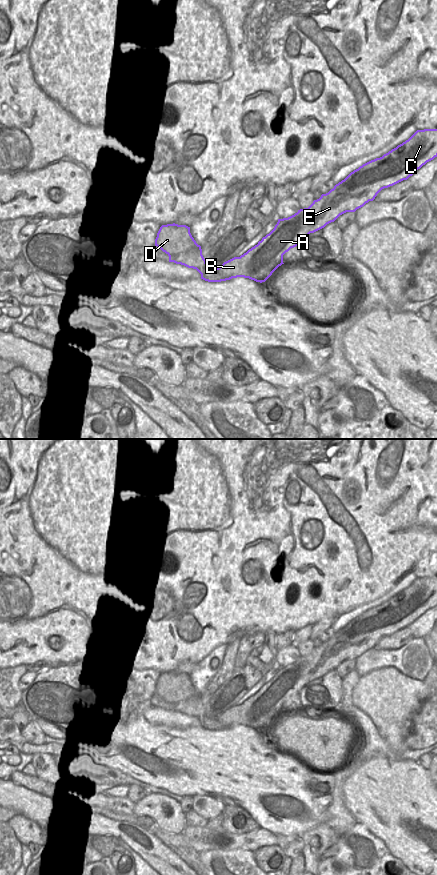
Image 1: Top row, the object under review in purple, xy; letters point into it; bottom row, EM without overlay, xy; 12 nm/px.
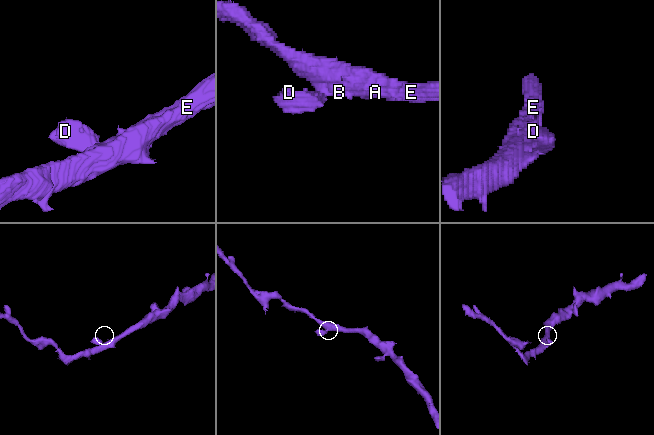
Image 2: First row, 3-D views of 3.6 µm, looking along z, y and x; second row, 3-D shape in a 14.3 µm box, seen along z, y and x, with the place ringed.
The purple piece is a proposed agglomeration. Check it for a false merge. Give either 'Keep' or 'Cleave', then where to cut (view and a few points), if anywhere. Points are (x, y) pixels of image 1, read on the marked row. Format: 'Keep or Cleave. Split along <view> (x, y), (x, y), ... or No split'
Keep. No split.

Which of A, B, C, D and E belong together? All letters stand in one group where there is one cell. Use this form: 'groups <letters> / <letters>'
groups A B C D E

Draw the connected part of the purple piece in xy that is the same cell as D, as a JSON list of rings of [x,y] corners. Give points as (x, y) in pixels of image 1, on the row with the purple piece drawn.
[[[437,129],[417,130],[408,140],[398,145],[380,158],[371,160],[351,172],[328,193],[322,194],[317,200],[294,215],[278,219],[274,229],[262,238],[257,245],[240,257],[224,262],[218,268],[210,268],[202,255],[201,246],[196,243],[186,225],[162,225],[155,239],[155,246],[169,256],[169,262],[196,269],[201,279],[208,282],[221,282],[232,278],[244,277],[256,282],[265,282],[283,263],[283,255],[291,248],[299,246],[310,233],[314,233],[327,224],[334,222],[346,212],[355,212],[369,201],[373,201],[384,188],[407,180],[427,162],[437,157]]]

